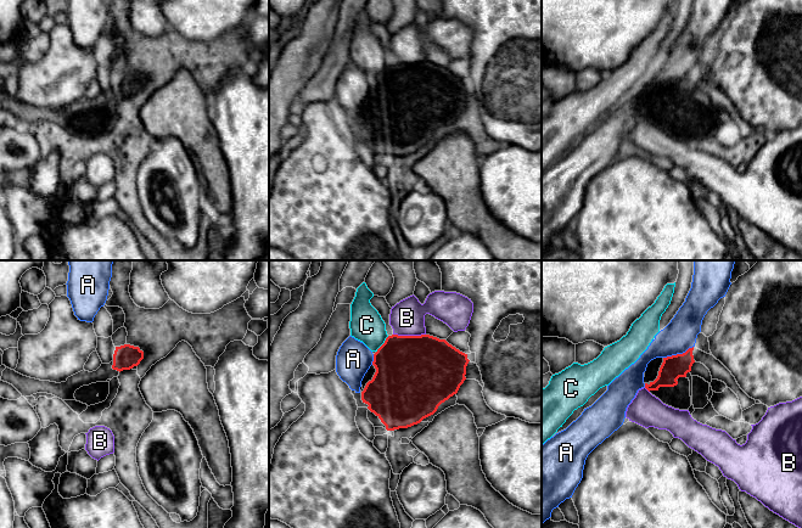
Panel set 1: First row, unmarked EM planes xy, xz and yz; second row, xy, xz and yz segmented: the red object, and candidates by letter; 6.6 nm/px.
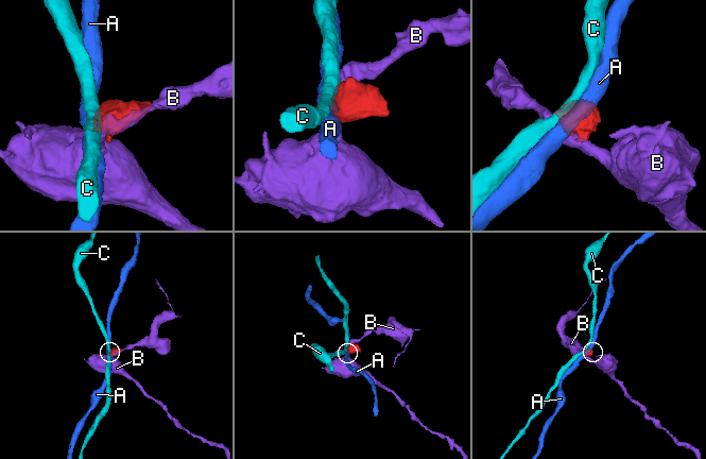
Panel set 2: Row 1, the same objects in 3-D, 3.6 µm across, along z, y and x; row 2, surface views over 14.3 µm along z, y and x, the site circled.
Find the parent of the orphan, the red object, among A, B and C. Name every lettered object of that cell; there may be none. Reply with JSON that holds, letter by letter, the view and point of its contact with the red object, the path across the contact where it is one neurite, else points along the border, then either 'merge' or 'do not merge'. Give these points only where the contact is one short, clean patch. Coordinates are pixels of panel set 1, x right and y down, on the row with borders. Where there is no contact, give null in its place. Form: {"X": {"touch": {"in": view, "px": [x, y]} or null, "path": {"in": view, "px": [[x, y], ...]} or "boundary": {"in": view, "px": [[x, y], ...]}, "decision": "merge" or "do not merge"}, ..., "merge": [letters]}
{"A": {"touch": {"in": "yz", "px": [678, 354]}, "boundary": {"in": "yz", "px": [[693, 346], [682, 353], [663, 358]]}, "decision": "do not merge"}, "B": {"touch": {"in": "xz", "px": [409, 336]}, "decision": "do not merge"}, "C": {"touch": {"in": "xz", "px": [382, 344]}, "boundary": {"in": "xz", "px": [[388, 336], [376, 352]]}, "decision": "do not merge"}, "merge": []}

